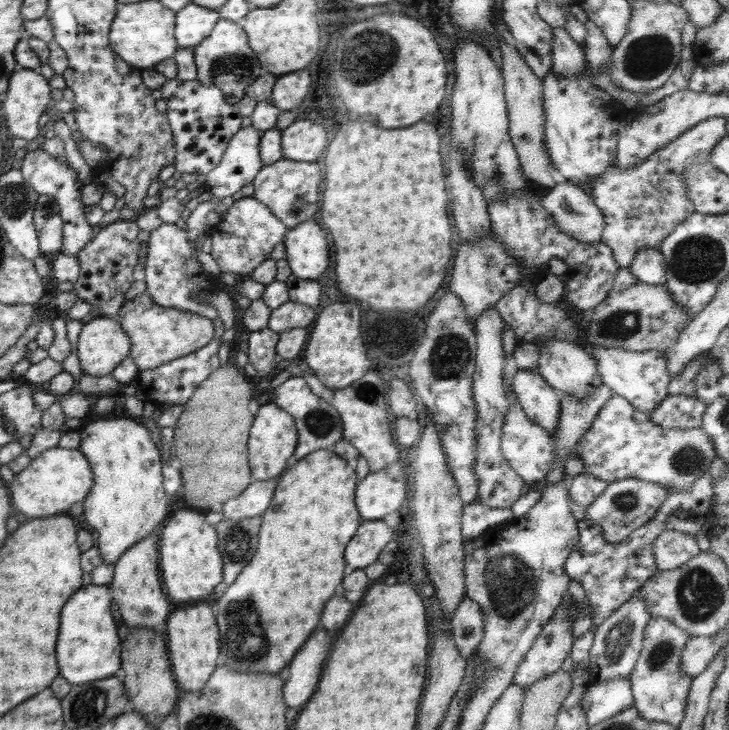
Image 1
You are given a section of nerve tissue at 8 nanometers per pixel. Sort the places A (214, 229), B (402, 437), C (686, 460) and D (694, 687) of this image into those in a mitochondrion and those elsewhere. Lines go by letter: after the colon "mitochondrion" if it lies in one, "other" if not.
A: other
B: other
C: mitochondrion
D: other

